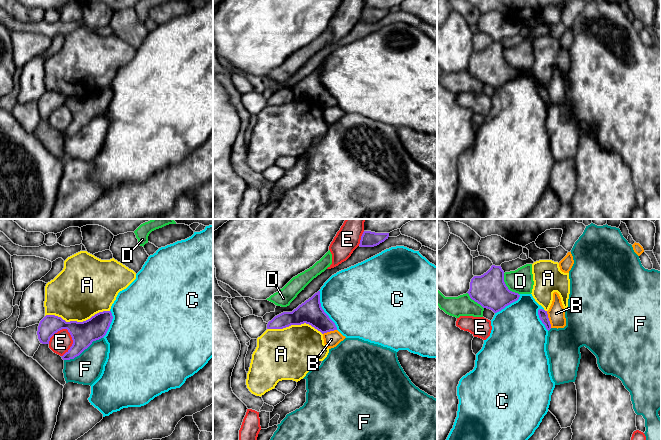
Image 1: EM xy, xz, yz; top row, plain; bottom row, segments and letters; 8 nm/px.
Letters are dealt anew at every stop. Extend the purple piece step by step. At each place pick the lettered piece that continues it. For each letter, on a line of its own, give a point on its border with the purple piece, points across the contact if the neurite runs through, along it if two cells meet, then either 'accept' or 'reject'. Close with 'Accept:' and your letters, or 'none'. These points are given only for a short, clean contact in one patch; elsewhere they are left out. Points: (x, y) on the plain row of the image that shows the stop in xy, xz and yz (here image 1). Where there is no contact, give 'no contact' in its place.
A: contact xy (76, 97); reject
B: contact yz (548, 95); border yz (546, 87), (551, 103); reject
C: contact xz (323, 86); reject
D: contact yz (506, 62); reject
E: contact xy (73, 118); reject
F: contact xy (83, 126); reject
Accept: none

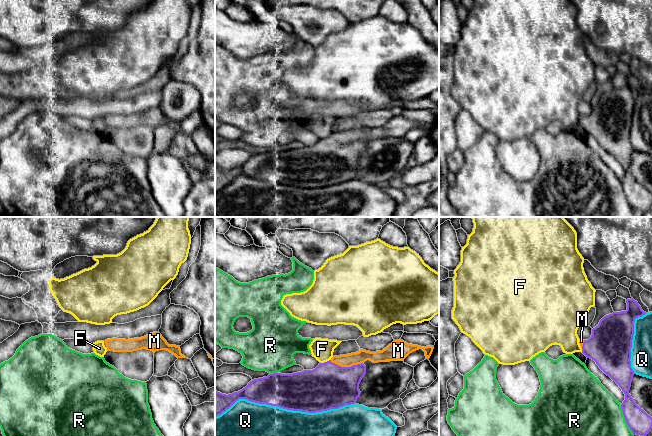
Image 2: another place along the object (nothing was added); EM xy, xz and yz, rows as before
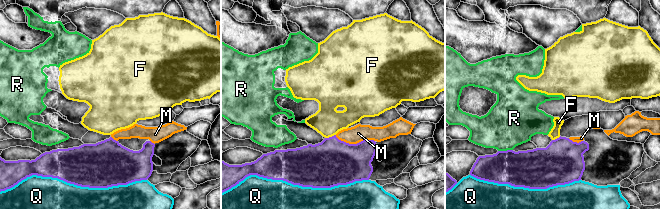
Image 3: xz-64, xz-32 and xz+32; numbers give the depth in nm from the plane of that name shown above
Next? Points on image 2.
F: contact xz (325, 138); border xz (330, 135), (320, 139); reject
M: contact xz (346, 143); way xz (329, 162), (346, 143), (348, 136); accept
Q: contact xz (284, 184); reject
R: contact yz (625, 195); reject
Accept: M

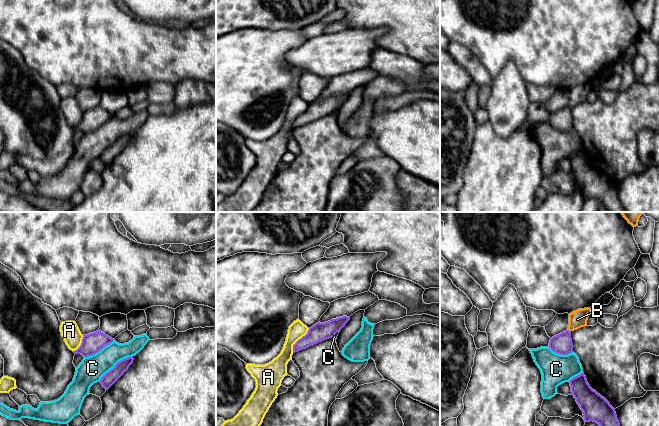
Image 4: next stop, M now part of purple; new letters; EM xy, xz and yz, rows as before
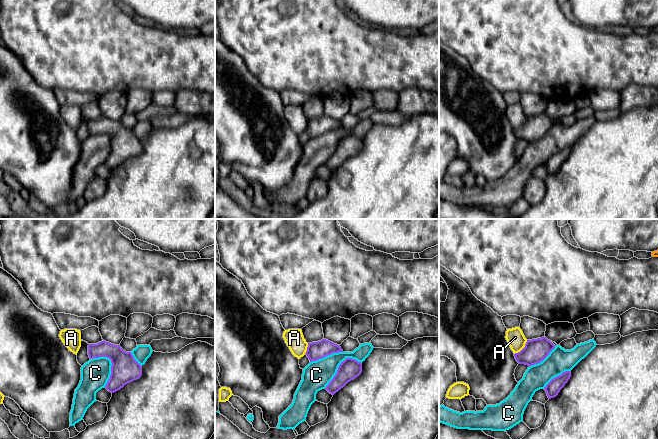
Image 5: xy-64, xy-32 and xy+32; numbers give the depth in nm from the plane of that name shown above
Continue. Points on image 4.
A: contact xz (298, 116); border xz (309, 104), (293, 121), (292, 128); reject
B: contact yz (568, 106); border yz (568, 105), (570, 107); reject
C: contact xy (115, 141); reject
Accept: none

